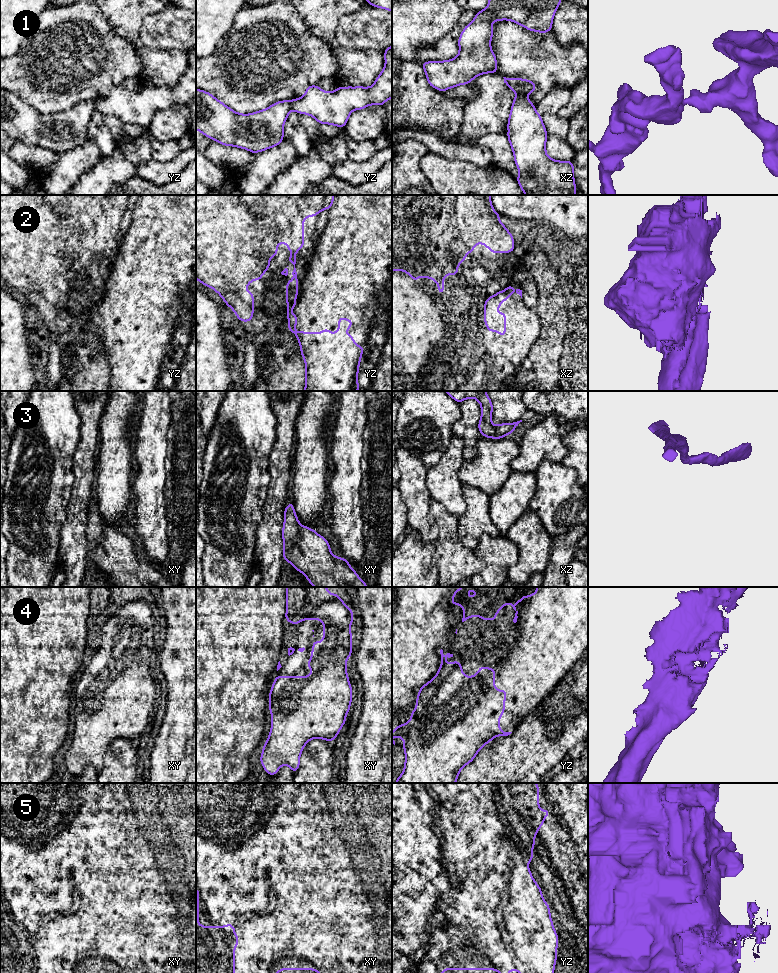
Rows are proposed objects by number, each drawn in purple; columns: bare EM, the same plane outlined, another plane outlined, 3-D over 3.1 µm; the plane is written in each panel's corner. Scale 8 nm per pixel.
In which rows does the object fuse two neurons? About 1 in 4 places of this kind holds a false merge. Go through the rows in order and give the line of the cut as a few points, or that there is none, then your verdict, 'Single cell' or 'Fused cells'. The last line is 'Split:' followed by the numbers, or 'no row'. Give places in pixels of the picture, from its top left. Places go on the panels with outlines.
1: Split along yz (289, 101), (292, 109). Fused cells
2: Split along yz (290, 313), (289, 322). Fused cells
3: No split. Single cell
4: No split. Single cell
5: No split. Single cell
Split: 1, 2

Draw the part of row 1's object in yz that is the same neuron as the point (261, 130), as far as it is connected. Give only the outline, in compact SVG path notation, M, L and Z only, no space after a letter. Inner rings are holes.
M196 88L196 130L225 146L259 153L279 145L284 140L284 123L292 110L289 100L278 101L264 110L250 114L235 112L207 91Z

